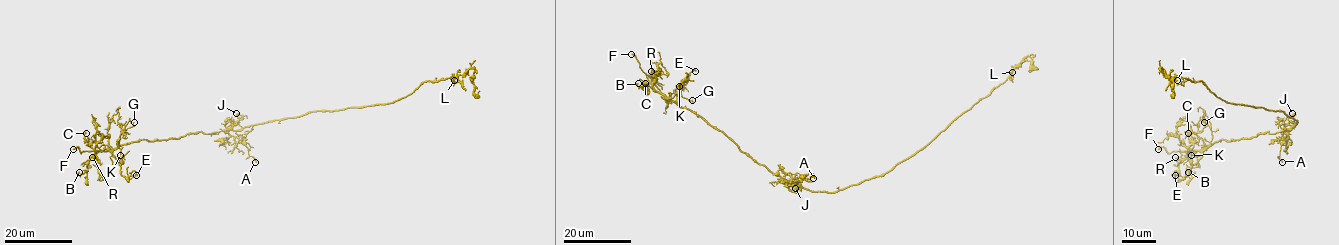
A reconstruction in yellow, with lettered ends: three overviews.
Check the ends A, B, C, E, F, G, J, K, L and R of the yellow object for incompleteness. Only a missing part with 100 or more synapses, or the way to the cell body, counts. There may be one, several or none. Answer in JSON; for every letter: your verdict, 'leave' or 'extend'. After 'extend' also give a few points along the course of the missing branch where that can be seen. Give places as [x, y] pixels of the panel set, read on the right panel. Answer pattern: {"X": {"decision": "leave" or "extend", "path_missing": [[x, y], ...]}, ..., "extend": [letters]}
{"A": {"decision": "leave"}, "B": {"decision": "leave"}, "C": {"decision": "leave"}, "E": {"decision": "leave"}, "F": {"decision": "extend"}, "G": {"decision": "leave"}, "J": {"decision": "leave"}, "K": {"decision": "leave"}, "L": {"decision": "leave"}, "R": {"decision": "leave"}, "extend": ["F"]}

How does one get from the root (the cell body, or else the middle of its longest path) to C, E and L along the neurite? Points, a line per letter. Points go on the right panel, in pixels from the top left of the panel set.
C: (1291, 117), (1297, 121), (1289, 130), (1219, 139), (1206, 149), (1189, 150), (1192, 142), (1188, 133)
E: (1291, 117), (1297, 121), (1289, 130), (1219, 139), (1202, 151), (1187, 176), (1174, 171), (1175, 175)
L: (1291, 117), (1282, 111), (1228, 103), (1202, 81), (1178, 76), (1171, 79), (1177, 80)

